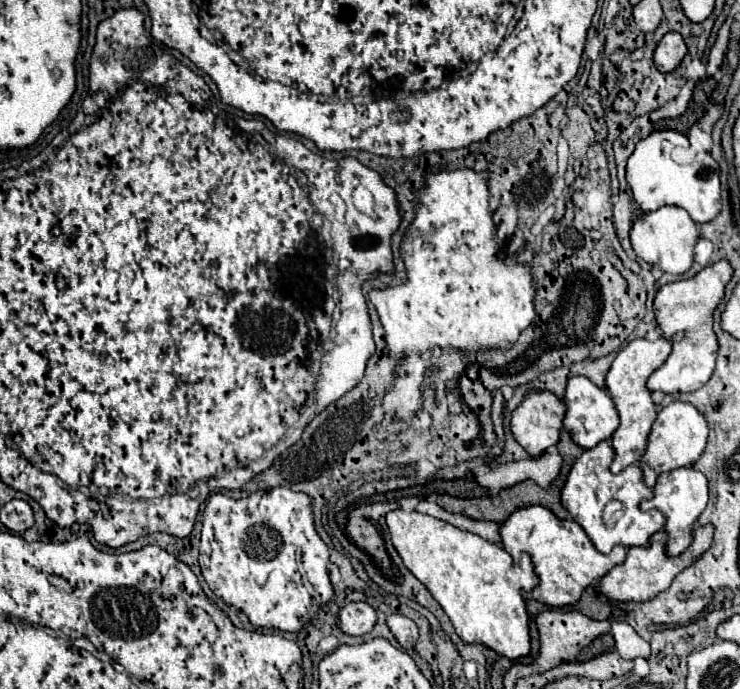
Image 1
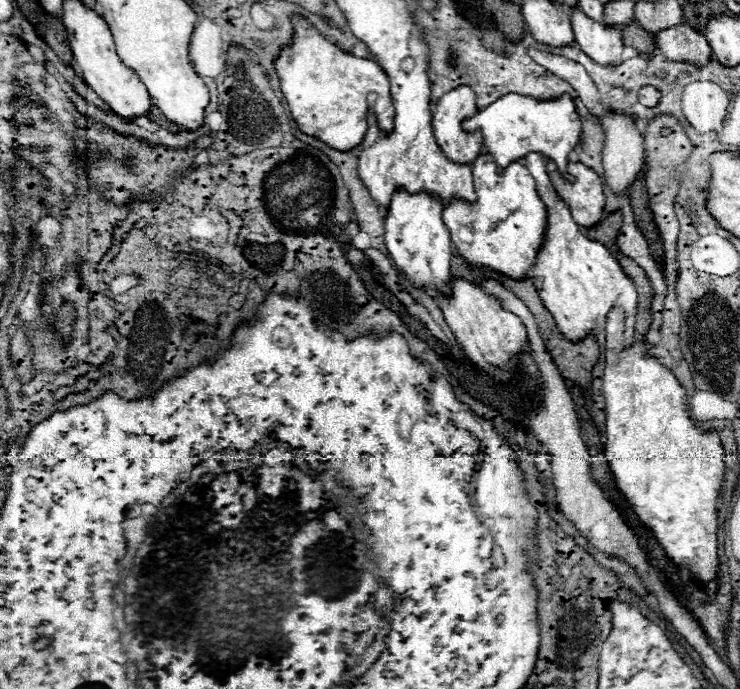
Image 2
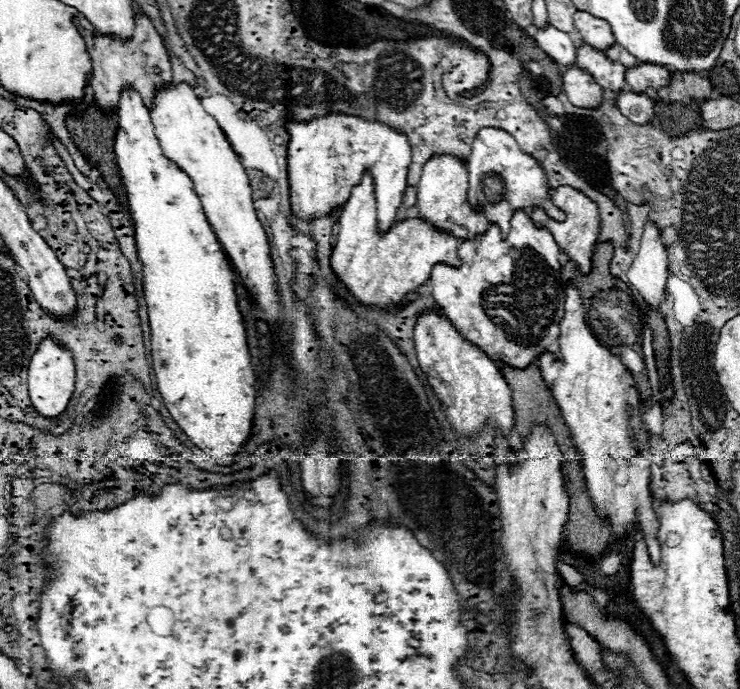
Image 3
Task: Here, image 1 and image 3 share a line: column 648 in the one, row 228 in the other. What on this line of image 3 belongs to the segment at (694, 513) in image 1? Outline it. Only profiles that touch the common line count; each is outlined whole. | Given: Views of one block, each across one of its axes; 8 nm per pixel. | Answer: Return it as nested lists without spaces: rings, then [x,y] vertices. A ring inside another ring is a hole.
[[[482,128],[472,144],[472,152],[468,156],[468,202],[472,208],[480,208],[490,224],[496,224],[500,232],[506,236],[510,230],[510,220],[516,210],[524,208],[544,208],[548,216],[554,220],[564,220],[564,212],[558,210],[550,200],[550,188],[546,184],[544,170],[536,164],[536,160],[524,152],[520,152],[516,140],[500,130],[500,128]],[[494,180],[500,182],[500,192],[494,192]]]

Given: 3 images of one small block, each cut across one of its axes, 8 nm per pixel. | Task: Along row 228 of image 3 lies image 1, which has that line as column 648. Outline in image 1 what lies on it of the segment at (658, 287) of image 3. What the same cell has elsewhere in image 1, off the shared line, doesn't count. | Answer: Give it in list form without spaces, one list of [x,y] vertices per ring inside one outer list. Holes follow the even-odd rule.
[[[616,620],[612,624],[612,636],[616,640],[616,650],[622,658],[626,660],[634,660],[634,658],[648,658],[650,656],[650,644],[646,640],[642,640],[636,630],[624,622],[624,620]]]

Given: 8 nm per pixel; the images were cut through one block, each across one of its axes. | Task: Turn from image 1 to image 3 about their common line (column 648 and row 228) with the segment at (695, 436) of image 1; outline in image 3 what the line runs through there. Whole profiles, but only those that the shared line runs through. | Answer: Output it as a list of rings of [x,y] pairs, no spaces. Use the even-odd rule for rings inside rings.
[[[434,156],[430,158],[424,168],[422,168],[422,178],[418,182],[418,216],[432,224],[438,230],[444,230],[460,240],[474,240],[478,234],[484,234],[488,228],[488,220],[480,214],[474,212],[468,206],[466,198],[468,190],[468,170],[466,164],[456,160],[454,156]]]

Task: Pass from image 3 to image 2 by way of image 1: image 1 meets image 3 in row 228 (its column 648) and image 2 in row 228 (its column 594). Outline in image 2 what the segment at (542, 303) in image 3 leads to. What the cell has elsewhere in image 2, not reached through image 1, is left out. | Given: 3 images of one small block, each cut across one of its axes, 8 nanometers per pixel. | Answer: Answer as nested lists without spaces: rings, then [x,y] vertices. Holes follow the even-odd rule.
[[[480,154],[472,164],[476,202],[452,202],[444,206],[442,218],[456,252],[478,270],[494,270],[512,280],[524,280],[534,268],[536,256],[546,238],[546,206],[538,198],[528,168],[520,162],[498,170],[488,154]]]

